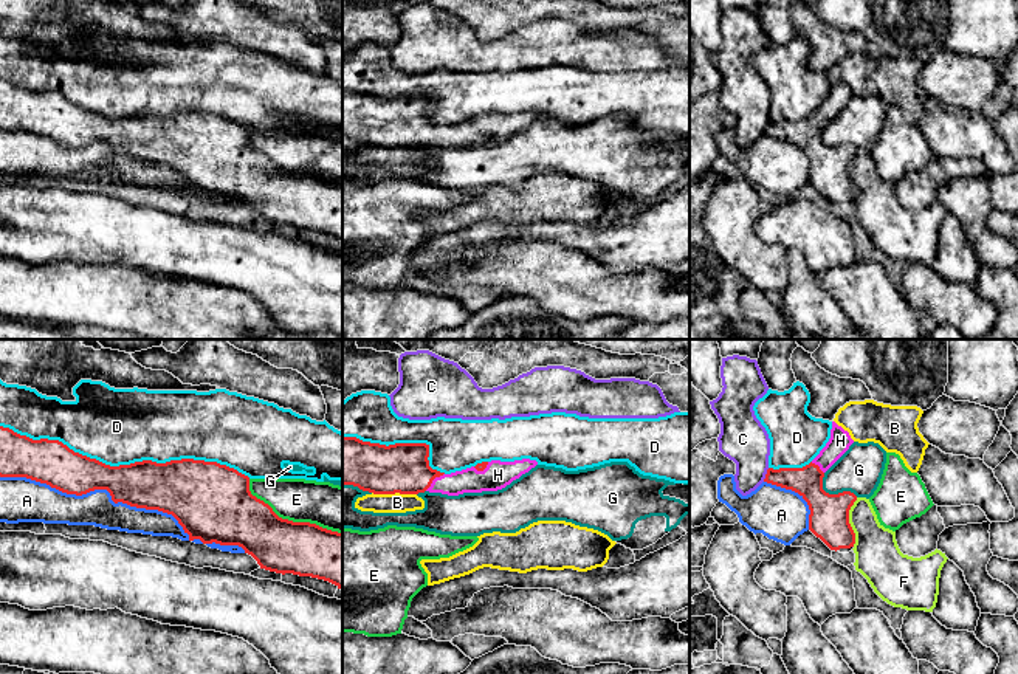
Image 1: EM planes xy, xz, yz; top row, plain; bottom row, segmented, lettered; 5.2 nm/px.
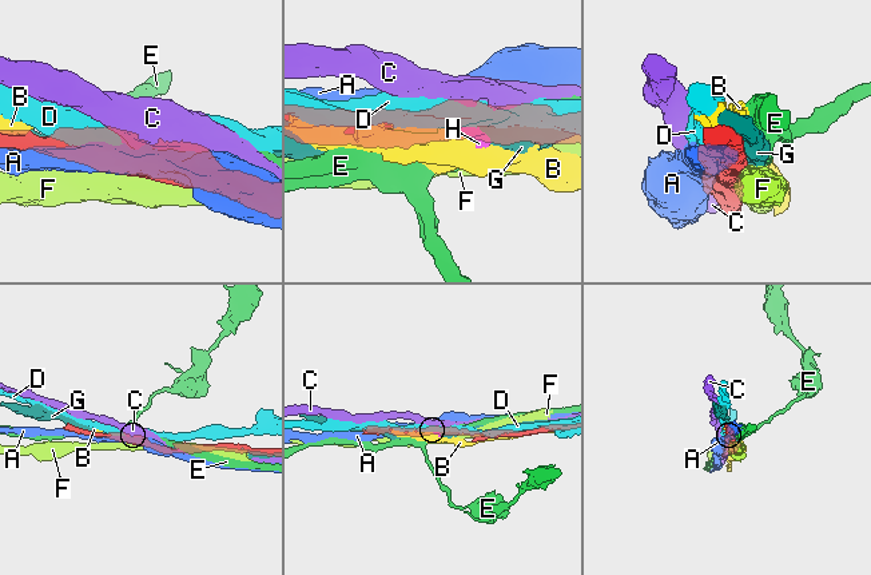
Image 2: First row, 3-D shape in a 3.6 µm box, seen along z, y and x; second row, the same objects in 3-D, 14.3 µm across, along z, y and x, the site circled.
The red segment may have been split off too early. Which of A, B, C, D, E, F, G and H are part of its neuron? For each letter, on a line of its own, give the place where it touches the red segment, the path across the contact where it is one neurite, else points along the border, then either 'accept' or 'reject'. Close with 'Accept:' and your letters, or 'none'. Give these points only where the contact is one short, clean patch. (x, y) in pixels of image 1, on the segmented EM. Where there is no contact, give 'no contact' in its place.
A: meets red in xy at (99, 488); reject
B: meets red in xz at (394, 493); reject
C: meets red in yz at (766, 474); reject
D: meets red in xy at (126, 465); reject
E: meets red in xy at (290, 521); reject
F: meets red in yz at (848, 522); reject
G: meets red in yz at (832, 495); reject
H: meets red in xz at (433, 479); accept
Accept: H

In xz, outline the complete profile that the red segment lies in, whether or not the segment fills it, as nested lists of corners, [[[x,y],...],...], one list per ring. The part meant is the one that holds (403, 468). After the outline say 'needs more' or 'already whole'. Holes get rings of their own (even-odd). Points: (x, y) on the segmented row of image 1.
[[[342,437],[342,485],[373,494],[418,494],[497,491],[538,465],[536,460],[482,462],[451,474],[429,466],[429,445],[380,445],[356,437]]] | needs more

